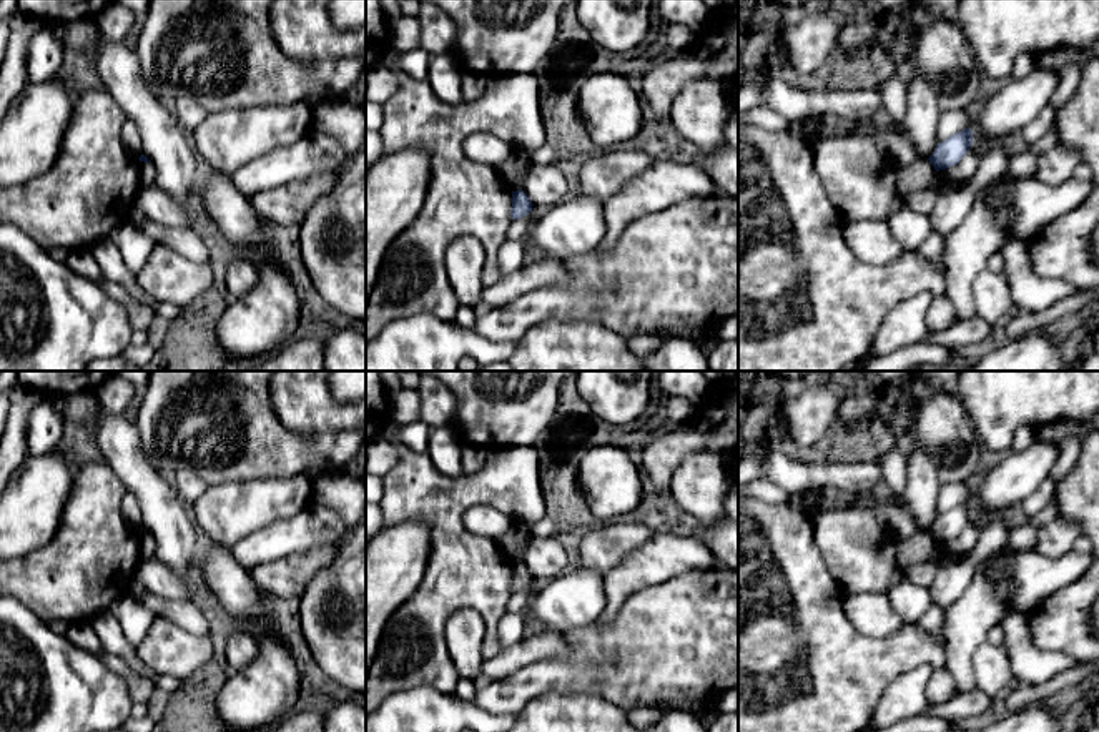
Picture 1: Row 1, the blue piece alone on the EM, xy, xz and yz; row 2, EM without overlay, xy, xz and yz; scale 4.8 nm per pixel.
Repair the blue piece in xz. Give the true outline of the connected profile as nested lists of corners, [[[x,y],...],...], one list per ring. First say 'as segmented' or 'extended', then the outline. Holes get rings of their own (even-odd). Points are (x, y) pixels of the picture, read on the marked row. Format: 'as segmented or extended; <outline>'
as segmented; [[[512,191],[512,210],[510,210],[510,216],[512,220],[519,220],[522,216],[525,216],[527,213],[532,211],[532,203],[529,200],[529,196],[522,191]]]

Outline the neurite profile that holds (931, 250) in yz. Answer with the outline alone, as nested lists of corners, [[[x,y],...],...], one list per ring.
[[[933,231],[928,240],[924,240],[914,253],[926,260],[929,265],[938,268],[943,274],[944,268],[944,235]]]

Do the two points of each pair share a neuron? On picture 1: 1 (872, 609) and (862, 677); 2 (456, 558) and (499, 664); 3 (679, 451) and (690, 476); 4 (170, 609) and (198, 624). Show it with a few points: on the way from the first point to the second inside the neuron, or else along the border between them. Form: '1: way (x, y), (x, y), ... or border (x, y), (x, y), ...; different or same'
1: border (843, 606), (868, 636), (903, 624); different
2: border (501, 652), (484, 659); different
3: border (720, 456), (692, 455), (674, 474), (669, 491); different
4: way (177, 613), (187, 614), (192, 619); same

